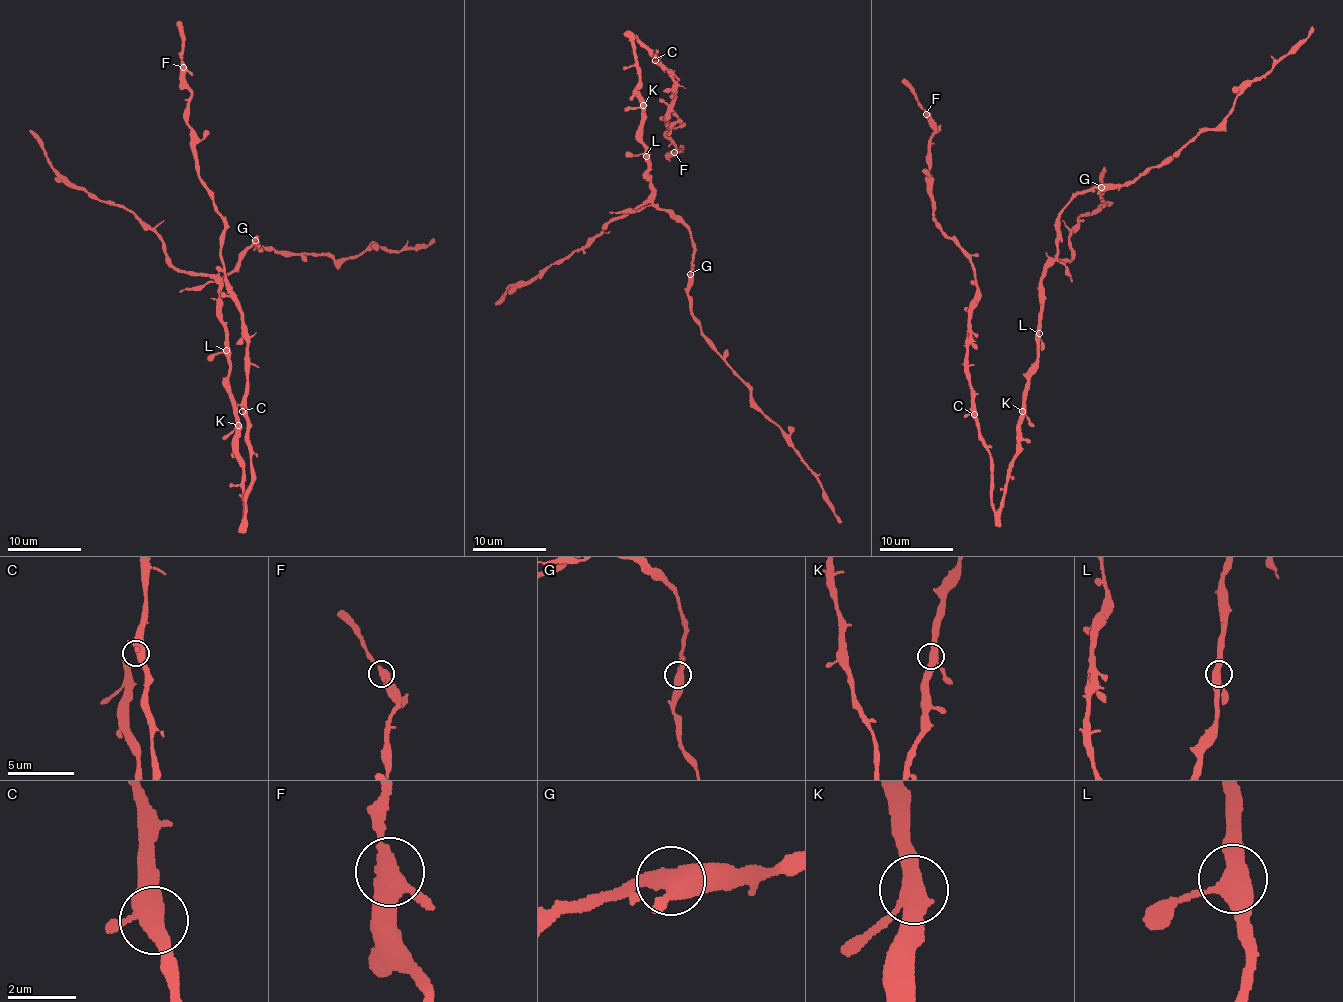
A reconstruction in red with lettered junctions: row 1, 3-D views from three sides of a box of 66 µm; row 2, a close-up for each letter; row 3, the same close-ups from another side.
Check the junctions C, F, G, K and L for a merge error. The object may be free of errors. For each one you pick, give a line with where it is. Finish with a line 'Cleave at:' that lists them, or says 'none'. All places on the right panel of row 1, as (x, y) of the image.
Cleave at: none

